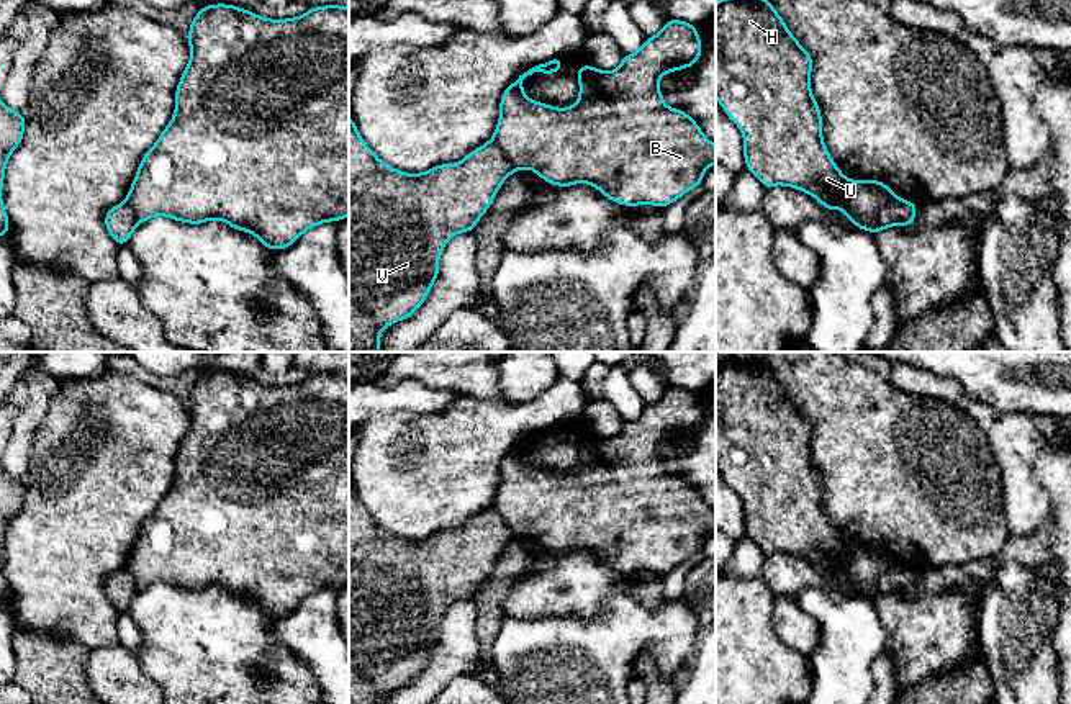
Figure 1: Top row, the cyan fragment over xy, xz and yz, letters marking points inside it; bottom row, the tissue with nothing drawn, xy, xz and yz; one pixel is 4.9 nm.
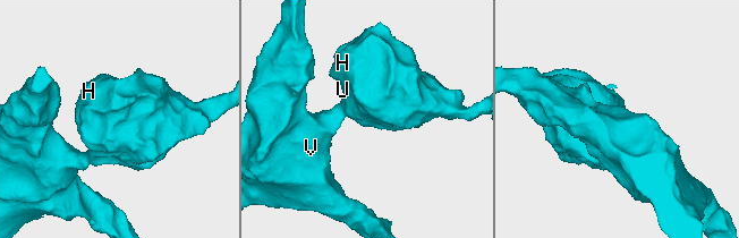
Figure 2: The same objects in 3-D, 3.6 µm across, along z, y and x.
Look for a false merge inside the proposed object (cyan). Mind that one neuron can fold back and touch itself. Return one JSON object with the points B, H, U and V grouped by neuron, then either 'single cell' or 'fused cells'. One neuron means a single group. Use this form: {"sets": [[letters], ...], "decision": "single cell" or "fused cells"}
{"sets": [["B", "H", "U"], ["V"]], "decision": "fused cells"}

